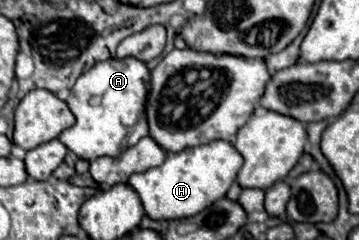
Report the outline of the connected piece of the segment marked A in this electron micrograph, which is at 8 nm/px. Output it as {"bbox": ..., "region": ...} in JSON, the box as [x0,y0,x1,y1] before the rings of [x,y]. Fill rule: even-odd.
{"bbox":[60,59,150,161],"region":[[[108,59],[104,63],[96,63],[90,71],[82,73],[72,87],[70,97],[66,99],[72,115],[76,117],[76,123],[60,133],[60,141],[76,153],[80,159],[94,161],[98,157],[118,157],[128,147],[136,145],[142,137],[148,135],[148,123],[146,123],[146,95],[148,95],[148,79],[150,71],[146,69],[146,63],[140,63],[138,59]]]}

